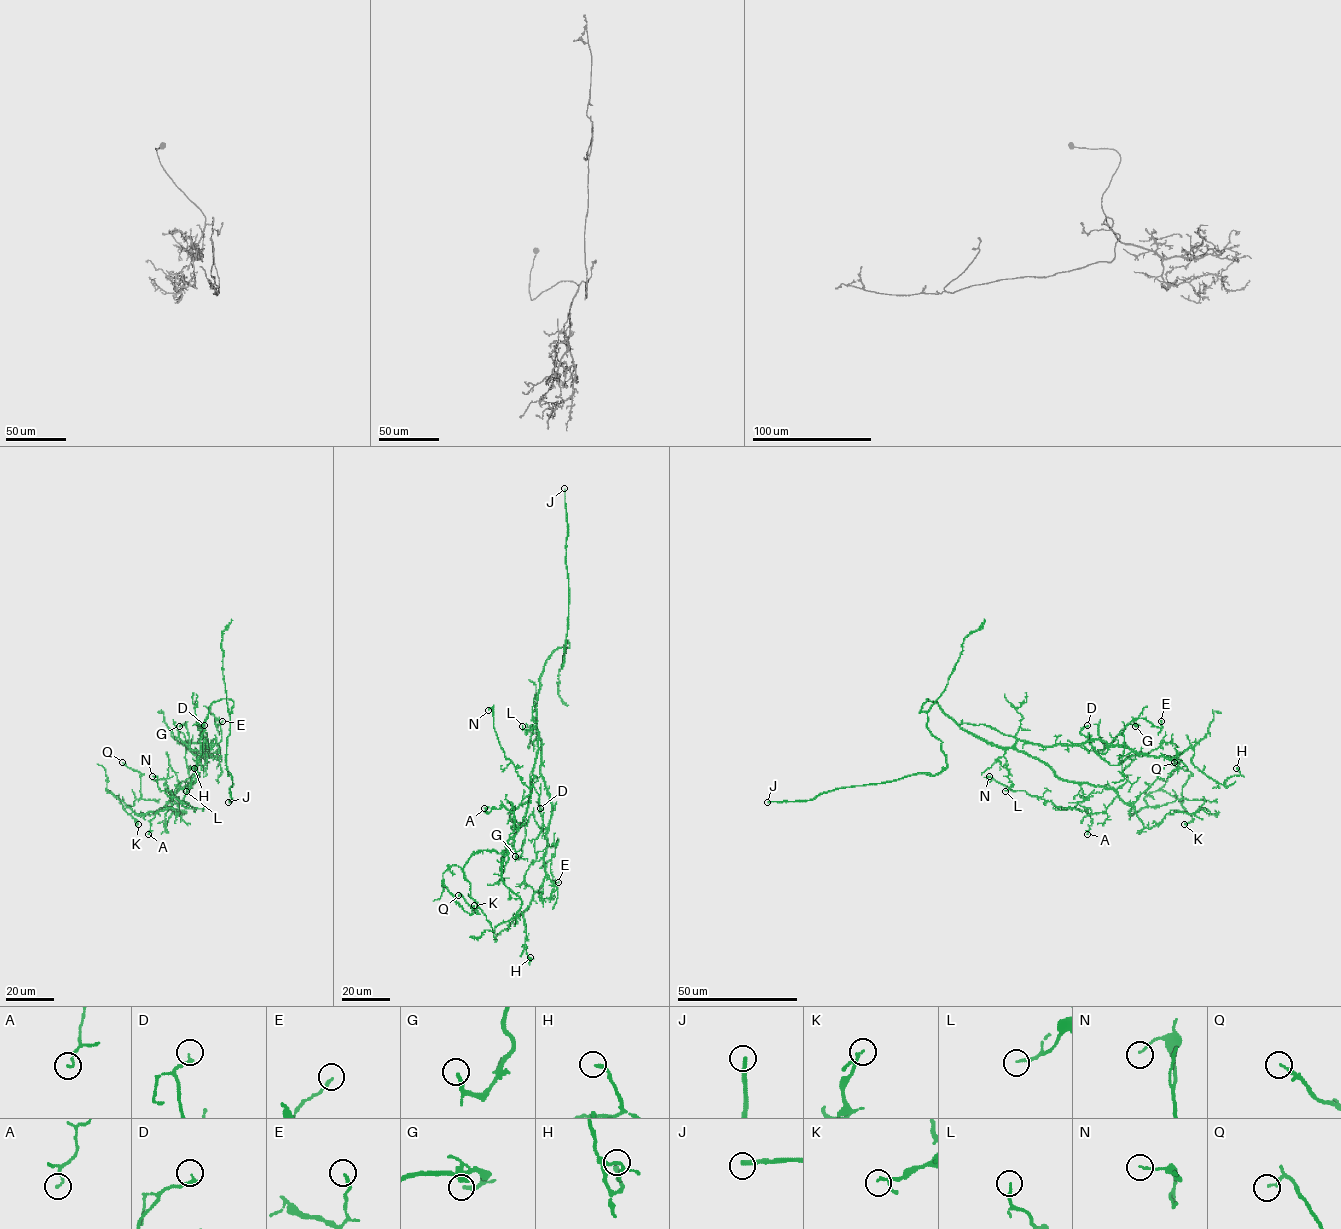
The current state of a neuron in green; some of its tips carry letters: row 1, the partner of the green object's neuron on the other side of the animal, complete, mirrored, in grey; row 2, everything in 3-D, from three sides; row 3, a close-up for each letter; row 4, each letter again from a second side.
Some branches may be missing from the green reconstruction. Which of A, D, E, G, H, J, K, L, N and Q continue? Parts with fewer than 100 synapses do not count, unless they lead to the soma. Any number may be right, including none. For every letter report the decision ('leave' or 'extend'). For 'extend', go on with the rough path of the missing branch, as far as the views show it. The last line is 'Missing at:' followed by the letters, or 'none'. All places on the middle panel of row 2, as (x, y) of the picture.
A: leave
D: leave
E: leave
G: leave
H: leave
J: extend
K: leave
L: leave
N: leave
Q: leave
Missing at: J

